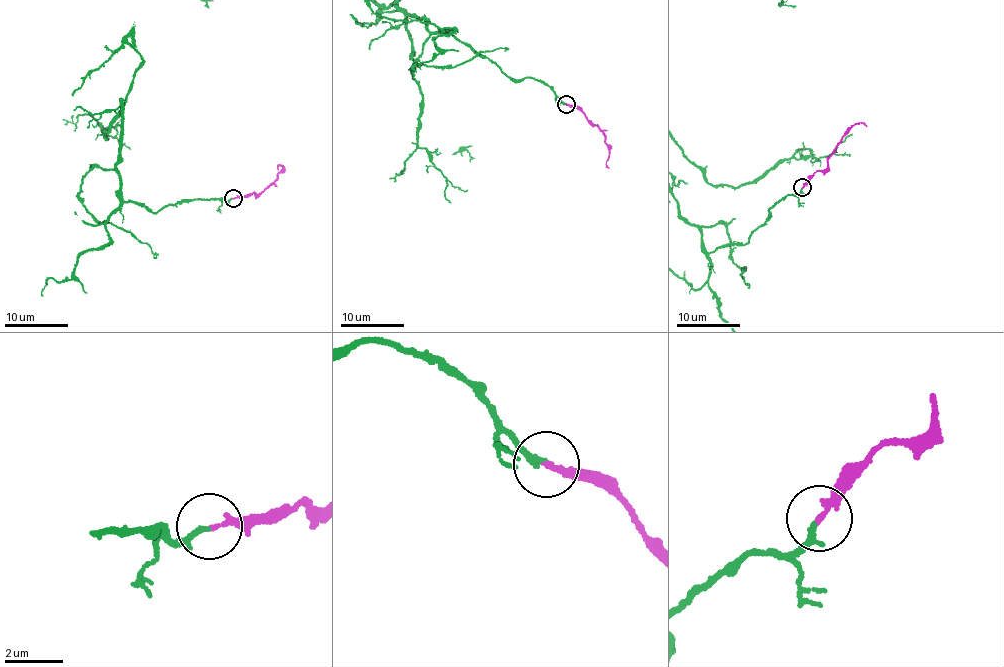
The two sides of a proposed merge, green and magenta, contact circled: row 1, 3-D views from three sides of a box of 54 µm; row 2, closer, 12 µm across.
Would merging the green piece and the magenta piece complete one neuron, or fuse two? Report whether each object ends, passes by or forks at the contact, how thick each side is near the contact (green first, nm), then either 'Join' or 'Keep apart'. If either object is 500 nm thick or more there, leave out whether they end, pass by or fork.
At the ring green passes by. At the ring magenta ends. Thickness 140 nm (green) against 170 nm. Join

